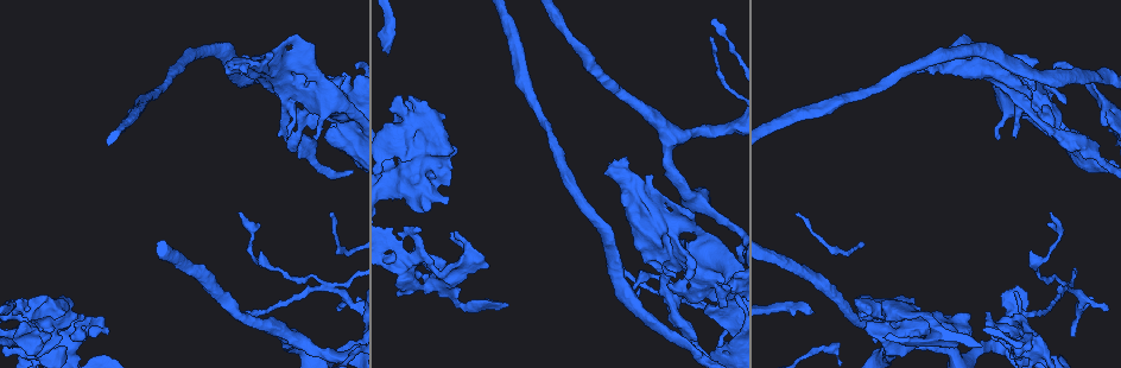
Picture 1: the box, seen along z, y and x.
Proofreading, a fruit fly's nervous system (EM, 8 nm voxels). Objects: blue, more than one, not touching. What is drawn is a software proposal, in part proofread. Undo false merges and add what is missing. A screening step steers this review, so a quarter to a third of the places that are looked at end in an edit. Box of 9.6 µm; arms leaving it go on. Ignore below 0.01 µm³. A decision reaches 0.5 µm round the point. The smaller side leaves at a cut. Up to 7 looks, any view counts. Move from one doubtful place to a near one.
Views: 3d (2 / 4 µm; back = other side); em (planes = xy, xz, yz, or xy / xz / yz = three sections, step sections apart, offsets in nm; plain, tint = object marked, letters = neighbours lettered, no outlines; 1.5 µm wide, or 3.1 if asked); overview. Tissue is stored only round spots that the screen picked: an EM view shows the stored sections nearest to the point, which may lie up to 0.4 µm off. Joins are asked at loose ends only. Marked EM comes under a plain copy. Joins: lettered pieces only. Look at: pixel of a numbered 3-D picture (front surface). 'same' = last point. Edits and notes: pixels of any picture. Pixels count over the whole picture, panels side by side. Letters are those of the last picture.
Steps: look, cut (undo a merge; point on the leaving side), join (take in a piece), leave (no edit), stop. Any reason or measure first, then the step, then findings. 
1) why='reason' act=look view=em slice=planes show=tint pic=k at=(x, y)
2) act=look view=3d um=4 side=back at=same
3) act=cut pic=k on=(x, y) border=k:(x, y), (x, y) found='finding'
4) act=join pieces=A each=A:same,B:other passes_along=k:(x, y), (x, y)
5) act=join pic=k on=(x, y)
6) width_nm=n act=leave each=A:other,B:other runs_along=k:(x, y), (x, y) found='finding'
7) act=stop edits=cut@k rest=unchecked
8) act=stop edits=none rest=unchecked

why='arms run side by side' act=look view=3d um=4 pic=1 at=(702, 303)

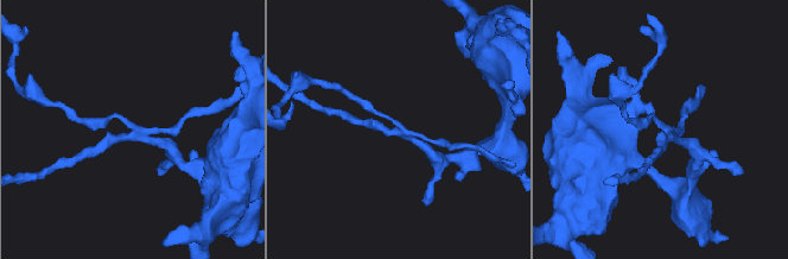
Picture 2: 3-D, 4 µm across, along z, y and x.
act=look view=em slice=planes show=letters pic=2 at=(668, 131)

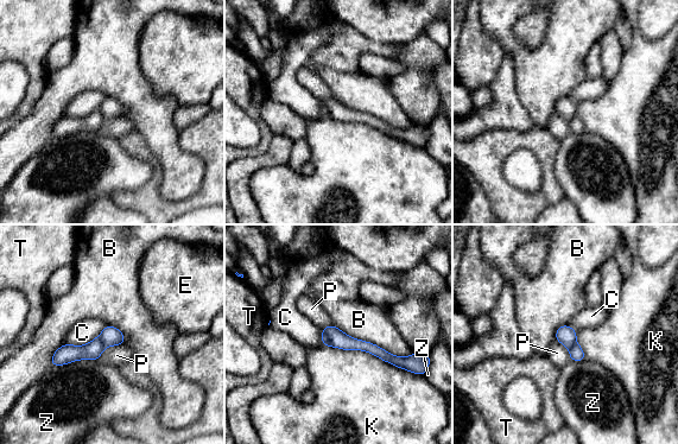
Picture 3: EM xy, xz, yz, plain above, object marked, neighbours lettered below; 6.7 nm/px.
arms=4 act=cut pic=3 on=(337, 338) each=B:other,C:other,E:other,K:other,P:other,T:other,Z:other border=3:(322, 329), (330, 344) found='two cells meet here'

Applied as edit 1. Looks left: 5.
why='see it whole again' act=look view=overview

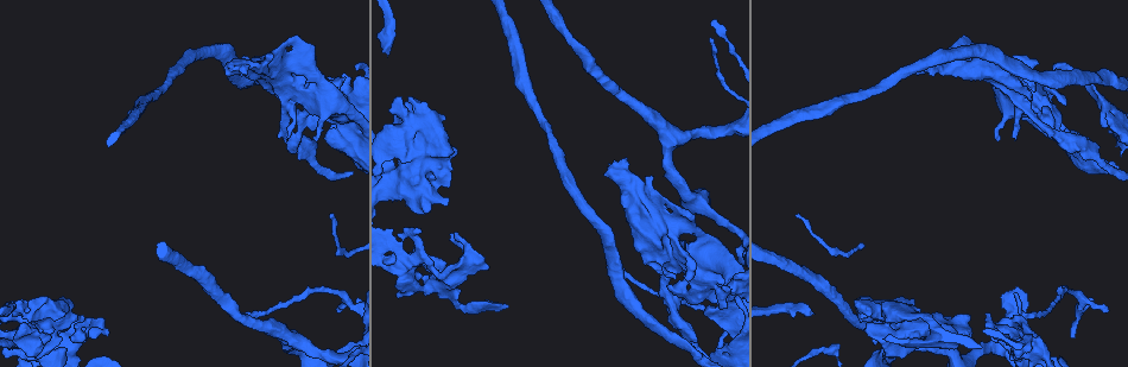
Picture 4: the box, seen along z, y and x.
why='branch stops here' act=look view=em slice=planes show=letters pic=4 at=(346, 79)

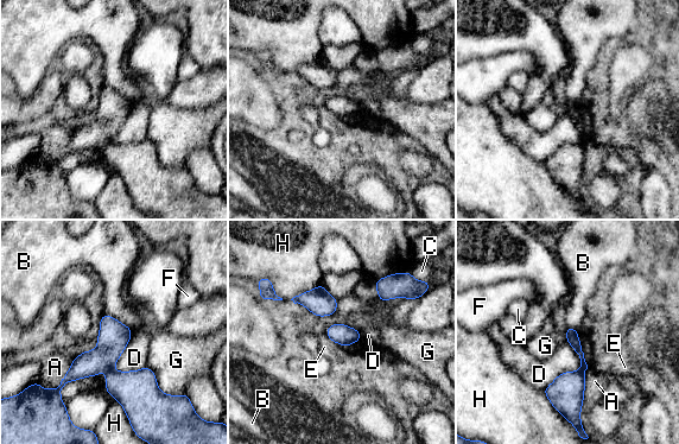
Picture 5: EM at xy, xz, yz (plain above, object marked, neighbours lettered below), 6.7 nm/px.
act=leave each=A:other,B:other,C:other,D:other,E:other,F:other,G:other,H:other runs_along=5:(105, 317), (108, 368), (127, 404) found='no lettered piece goes on from it'

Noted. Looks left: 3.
why='free end' act=look view=3d um=2 pic=4 at=(606, 172)

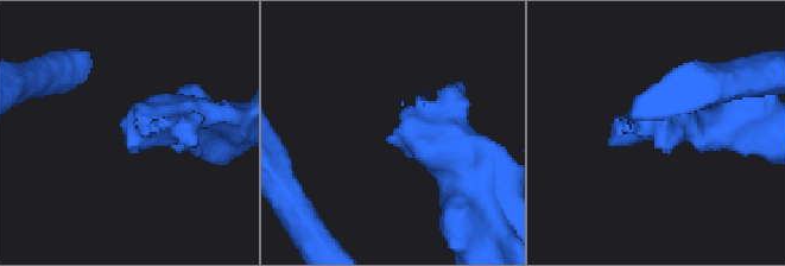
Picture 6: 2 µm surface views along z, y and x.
why='now the EM' act=look view=em slice=xy step=4 show=tint pic=6 at=(130, 148)

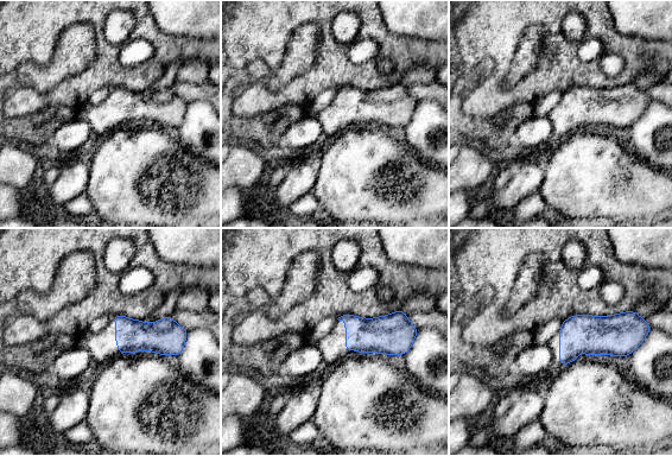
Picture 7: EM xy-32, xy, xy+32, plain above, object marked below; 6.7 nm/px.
why='another direction' act=look view=em slice=planes show=letters at=same

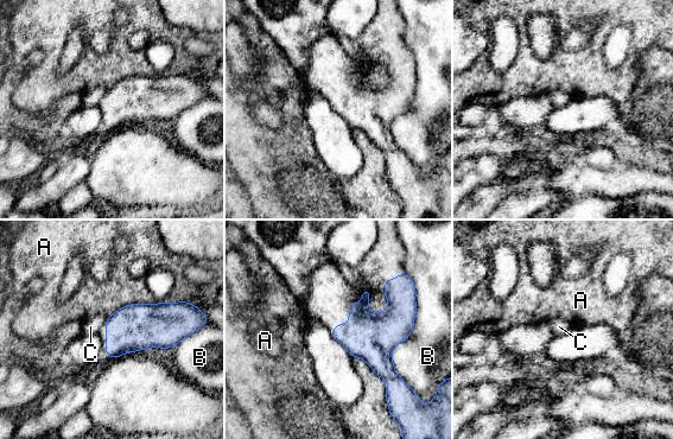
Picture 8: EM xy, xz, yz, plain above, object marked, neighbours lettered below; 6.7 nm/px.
longest_contact=B:480nm act=leave each=A:other,B:other,C:other border=8:(416, 313), (392, 351), (404, 381) found='no lettered piece goes on from it'

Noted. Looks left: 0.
act=stop edits=cut@3 rest=unchecked

